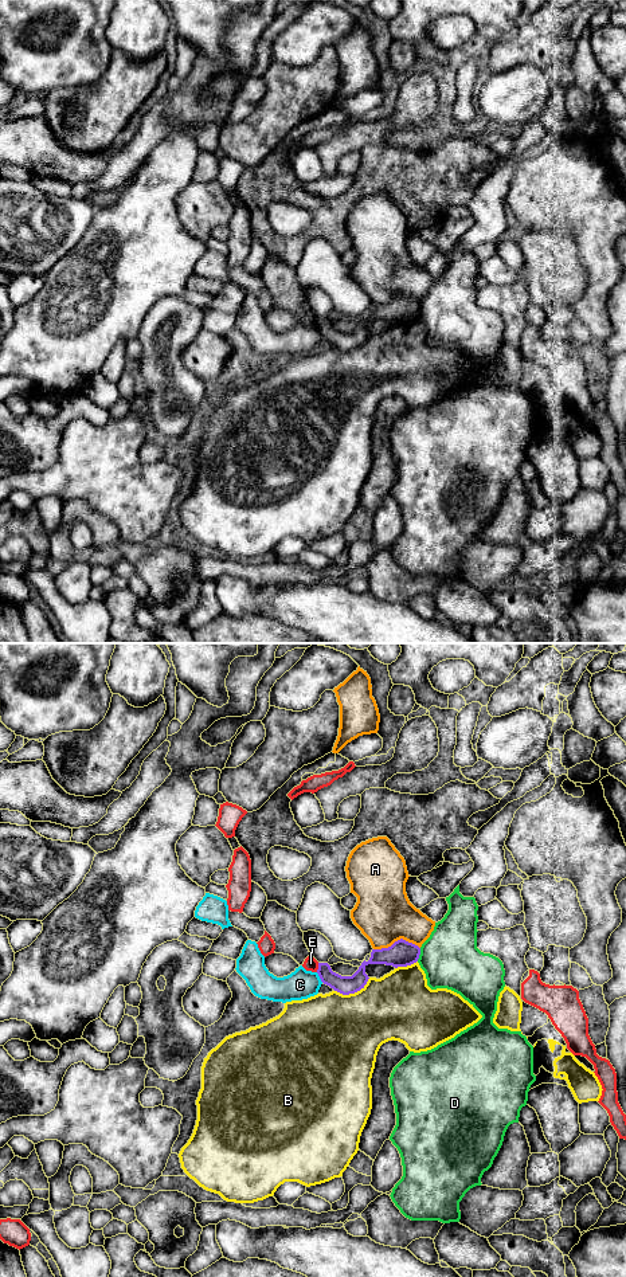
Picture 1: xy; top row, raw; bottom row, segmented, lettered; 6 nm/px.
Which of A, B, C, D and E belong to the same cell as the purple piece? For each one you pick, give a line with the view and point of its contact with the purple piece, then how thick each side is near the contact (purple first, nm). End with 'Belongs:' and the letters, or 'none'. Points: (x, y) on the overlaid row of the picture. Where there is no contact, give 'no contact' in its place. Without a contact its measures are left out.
Belongs: none

